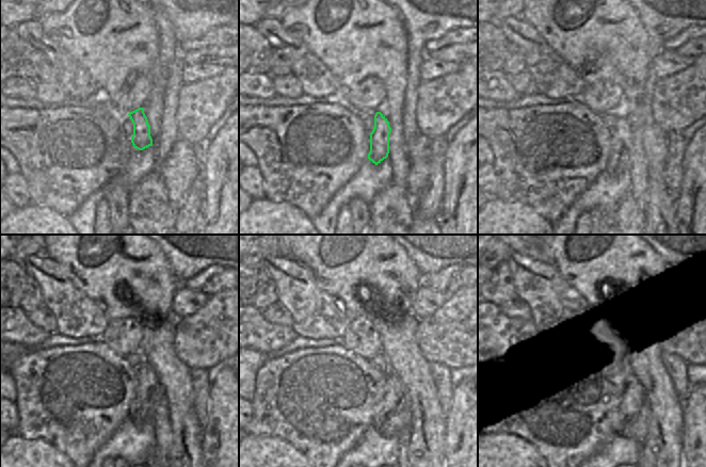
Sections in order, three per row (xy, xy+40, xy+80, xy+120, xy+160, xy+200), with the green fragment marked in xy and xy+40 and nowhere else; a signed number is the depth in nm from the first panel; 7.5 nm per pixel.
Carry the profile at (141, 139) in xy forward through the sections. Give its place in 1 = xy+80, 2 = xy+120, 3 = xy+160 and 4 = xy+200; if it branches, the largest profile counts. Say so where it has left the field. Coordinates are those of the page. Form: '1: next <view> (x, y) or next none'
1: next xy+80 (619, 160)
2: next xy+120 (148, 392)
3: next xy+160 (399, 420)
4: next xy+200 (636, 428)

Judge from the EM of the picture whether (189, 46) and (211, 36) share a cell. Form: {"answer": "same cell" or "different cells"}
{"answer": "same cell"}

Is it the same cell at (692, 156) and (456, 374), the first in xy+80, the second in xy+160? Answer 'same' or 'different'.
different

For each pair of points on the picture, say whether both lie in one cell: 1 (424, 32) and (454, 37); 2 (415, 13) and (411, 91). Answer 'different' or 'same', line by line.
1: different
2: same

